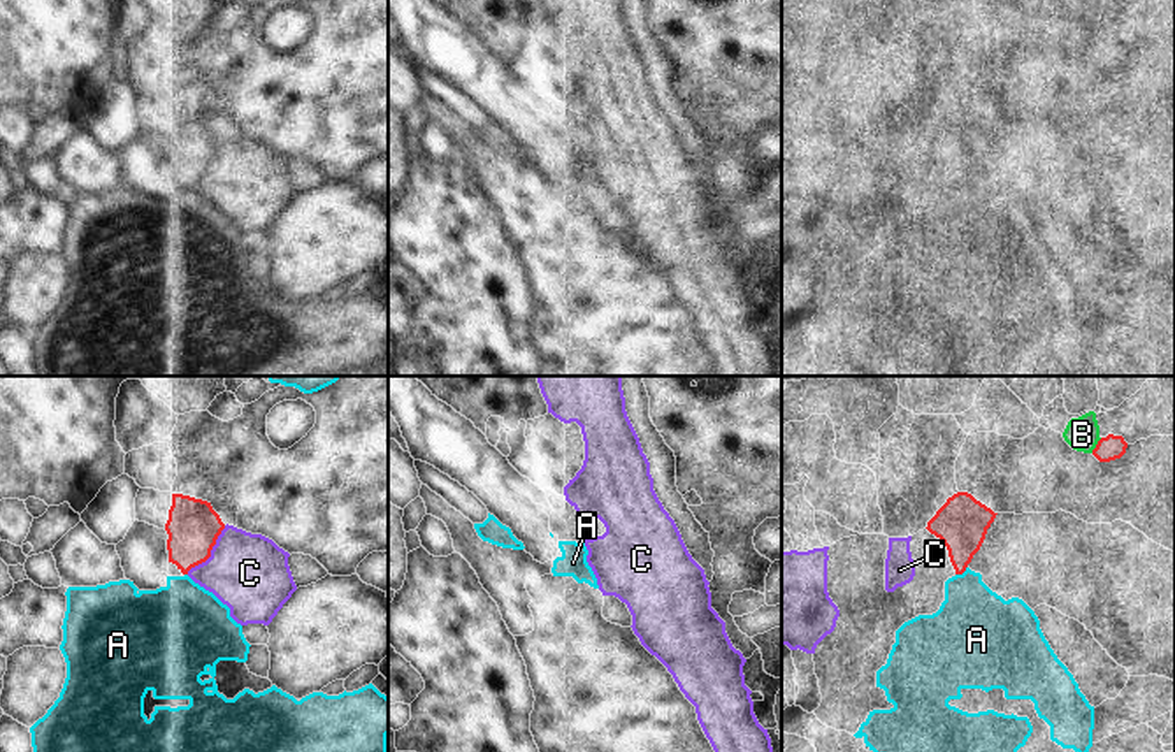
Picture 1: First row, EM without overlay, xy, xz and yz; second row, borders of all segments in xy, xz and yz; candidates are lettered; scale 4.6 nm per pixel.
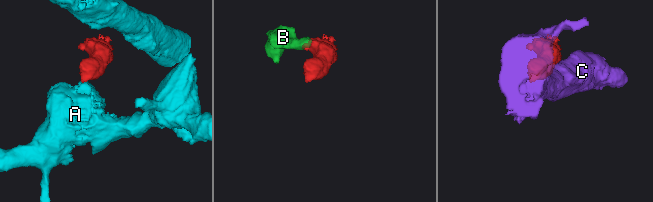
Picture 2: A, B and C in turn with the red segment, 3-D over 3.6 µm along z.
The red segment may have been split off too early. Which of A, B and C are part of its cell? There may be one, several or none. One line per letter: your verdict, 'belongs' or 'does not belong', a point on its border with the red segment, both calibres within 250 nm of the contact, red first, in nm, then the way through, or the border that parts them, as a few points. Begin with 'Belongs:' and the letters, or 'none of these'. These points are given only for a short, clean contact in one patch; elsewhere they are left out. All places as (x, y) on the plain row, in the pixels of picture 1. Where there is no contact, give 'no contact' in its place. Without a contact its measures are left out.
Belongs: none of these
A: does not belong | yz (961, 180) | 240/360 nm | along yz (966, 173), (956, 181)
B: does not belong | yz (1096, 51) | 110/160 nm | along yz (1102, 44), (1091, 58)
C: does not belong | xy (209, 159) | 240/360 nm

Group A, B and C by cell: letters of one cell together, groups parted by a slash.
A / B / C

